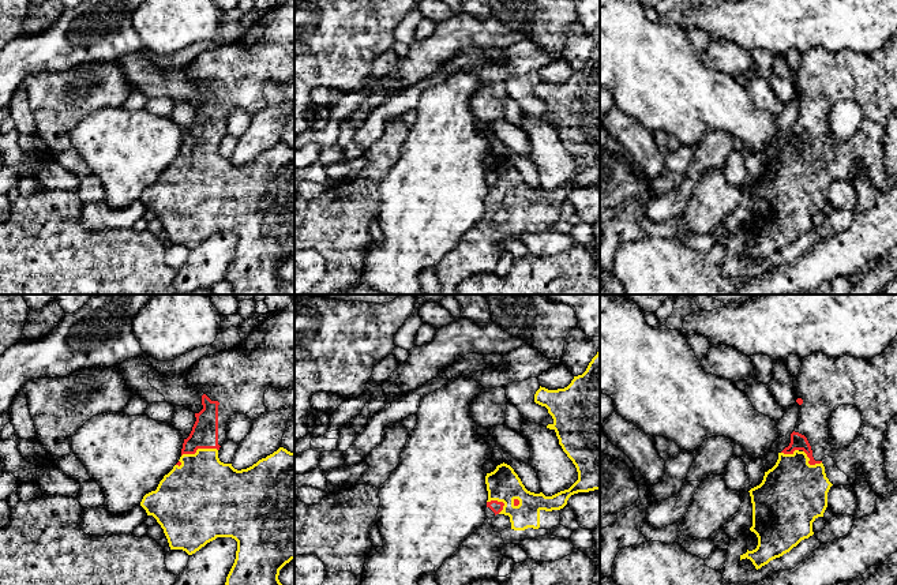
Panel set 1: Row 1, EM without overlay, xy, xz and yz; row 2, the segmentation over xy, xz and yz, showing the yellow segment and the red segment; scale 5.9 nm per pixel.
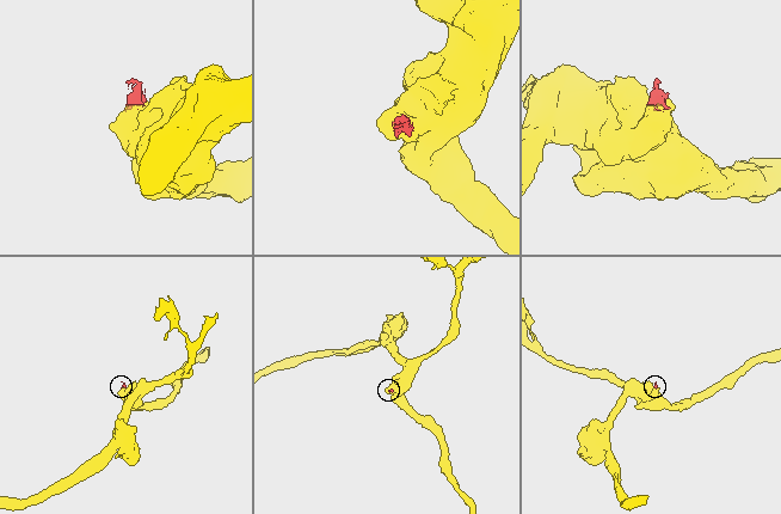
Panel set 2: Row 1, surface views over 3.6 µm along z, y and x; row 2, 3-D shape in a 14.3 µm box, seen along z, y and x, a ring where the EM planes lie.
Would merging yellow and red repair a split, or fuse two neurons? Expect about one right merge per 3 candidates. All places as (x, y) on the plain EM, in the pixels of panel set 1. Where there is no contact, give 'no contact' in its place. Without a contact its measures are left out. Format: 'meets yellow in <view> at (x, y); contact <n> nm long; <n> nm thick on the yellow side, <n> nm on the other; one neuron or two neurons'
meets yellow in xy at (199, 143); contact 220 nm long; 400 nm thick on the yellow side, 160 nm on the other; one neuron

